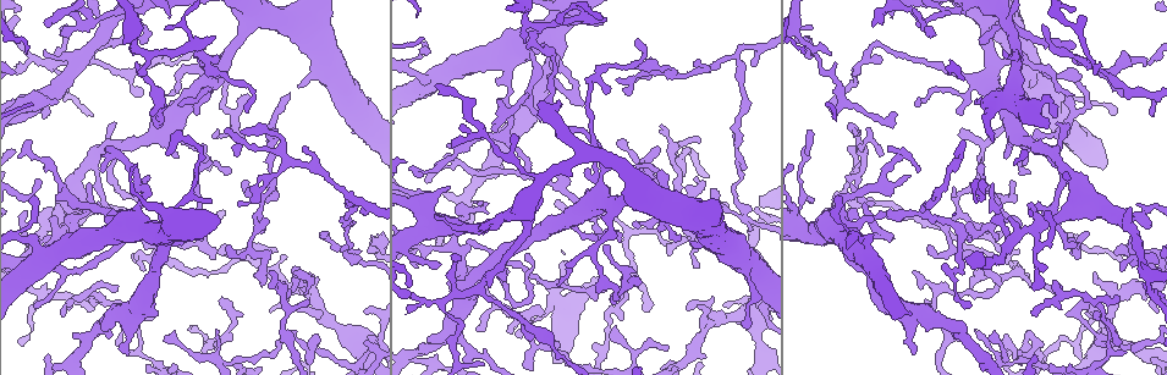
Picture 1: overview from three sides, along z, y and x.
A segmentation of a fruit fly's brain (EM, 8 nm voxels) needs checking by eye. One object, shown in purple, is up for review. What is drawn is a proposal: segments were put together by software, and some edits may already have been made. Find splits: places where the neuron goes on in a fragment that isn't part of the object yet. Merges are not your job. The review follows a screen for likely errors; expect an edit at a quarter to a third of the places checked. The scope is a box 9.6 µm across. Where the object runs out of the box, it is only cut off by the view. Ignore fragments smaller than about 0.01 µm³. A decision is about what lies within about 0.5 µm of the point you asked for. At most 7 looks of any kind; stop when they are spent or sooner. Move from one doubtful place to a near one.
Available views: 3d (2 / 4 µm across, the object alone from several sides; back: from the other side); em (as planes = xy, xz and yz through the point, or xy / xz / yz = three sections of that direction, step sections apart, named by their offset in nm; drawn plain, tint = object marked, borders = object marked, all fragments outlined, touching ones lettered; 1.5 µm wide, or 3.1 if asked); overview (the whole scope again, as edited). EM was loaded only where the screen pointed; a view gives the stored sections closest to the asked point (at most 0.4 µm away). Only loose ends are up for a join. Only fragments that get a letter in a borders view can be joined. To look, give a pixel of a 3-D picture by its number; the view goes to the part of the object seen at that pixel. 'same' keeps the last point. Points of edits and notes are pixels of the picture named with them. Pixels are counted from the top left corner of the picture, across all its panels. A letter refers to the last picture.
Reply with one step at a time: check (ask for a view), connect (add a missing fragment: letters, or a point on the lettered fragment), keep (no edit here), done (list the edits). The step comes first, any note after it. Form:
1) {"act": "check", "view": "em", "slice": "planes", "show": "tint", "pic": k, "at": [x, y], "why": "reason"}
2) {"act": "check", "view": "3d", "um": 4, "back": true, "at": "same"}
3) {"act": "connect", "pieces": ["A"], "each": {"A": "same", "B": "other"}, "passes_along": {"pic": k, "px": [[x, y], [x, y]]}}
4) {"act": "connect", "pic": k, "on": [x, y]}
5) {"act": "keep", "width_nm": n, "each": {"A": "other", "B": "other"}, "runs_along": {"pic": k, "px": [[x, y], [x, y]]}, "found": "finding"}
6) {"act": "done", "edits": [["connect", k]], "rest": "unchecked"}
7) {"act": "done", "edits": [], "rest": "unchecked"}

{"act": "check", "view": "em", "slice": "planes", "show": "borders", "pic": 1, "at": [436, 86], "why": "an open end"}

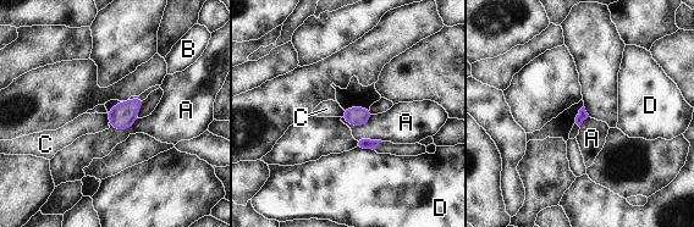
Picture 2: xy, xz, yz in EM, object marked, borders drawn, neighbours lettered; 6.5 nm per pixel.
{"act": "keep", "each": {"A": "other", "B": "other", "C": "other", "D": "other"}, "border": {"pic": 2, "px": [[372, 114], [358, 126], [341, 117]]}, "found": "no lettered fragment goes on from it"}

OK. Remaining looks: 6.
{"act": "check", "view": "em", "slice": "planes", "show": "borders", "pic": 1, "at": [808, 37], "why": "free end"}

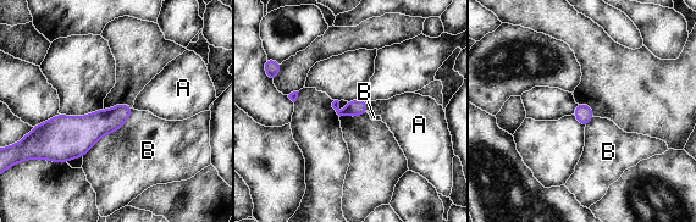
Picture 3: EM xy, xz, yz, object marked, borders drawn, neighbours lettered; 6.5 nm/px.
{"act": "keep", "width_nm": 110, "each": {"A": "other", "B": "other"}, "border": {"pic": 3, "px": [[133, 109], [83, 157]]}, "found": "none of them fits"}

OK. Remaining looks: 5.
{"act": "check", "view": "em", "slice": "planes", "show": "borders", "pic": 1, "at": [990, 184], "why": "thin end"}

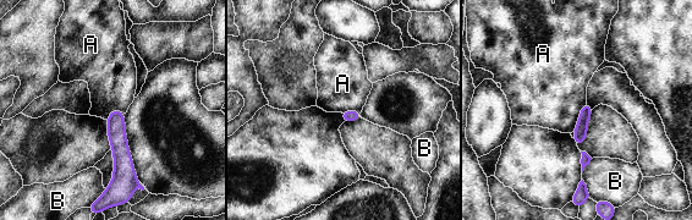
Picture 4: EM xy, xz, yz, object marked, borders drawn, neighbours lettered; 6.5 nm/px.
{"act": "keep", "each": {"A": "other", "B": "other"}, "runs_along": {"pic": 4, "px": [[114, 113], [115, 182]]}, "found": "none of them fits"}

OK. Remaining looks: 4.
{"act": "done", "edits": [], "rest": "unchecked"}

